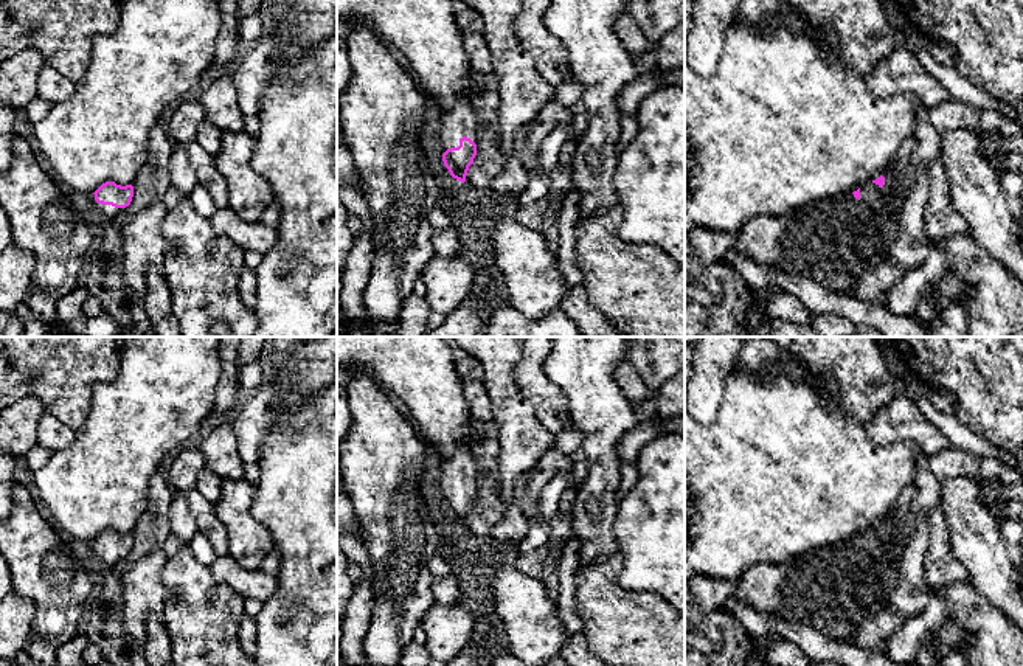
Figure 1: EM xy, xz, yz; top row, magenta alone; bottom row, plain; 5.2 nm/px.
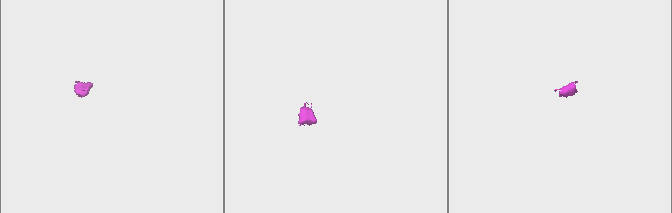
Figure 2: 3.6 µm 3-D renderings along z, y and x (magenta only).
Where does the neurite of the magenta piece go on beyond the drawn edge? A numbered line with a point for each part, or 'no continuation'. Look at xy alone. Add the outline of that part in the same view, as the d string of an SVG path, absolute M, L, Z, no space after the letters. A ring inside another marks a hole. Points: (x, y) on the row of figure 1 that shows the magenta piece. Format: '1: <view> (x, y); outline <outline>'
1: xy (106, 213); outline M90 194L93 206L98 213L98 220L101 222L112 222L112 220L123 220L126 217L126 208L115 208L112 205L102 205L95 200L95 194Z

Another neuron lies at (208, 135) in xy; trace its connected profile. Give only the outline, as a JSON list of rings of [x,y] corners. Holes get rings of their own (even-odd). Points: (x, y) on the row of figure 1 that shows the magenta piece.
[[[203,120],[196,130],[196,141],[213,157],[220,151],[222,130],[210,120]]]

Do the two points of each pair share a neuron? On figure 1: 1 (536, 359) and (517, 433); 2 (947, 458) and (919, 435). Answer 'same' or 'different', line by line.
1: different
2: different

